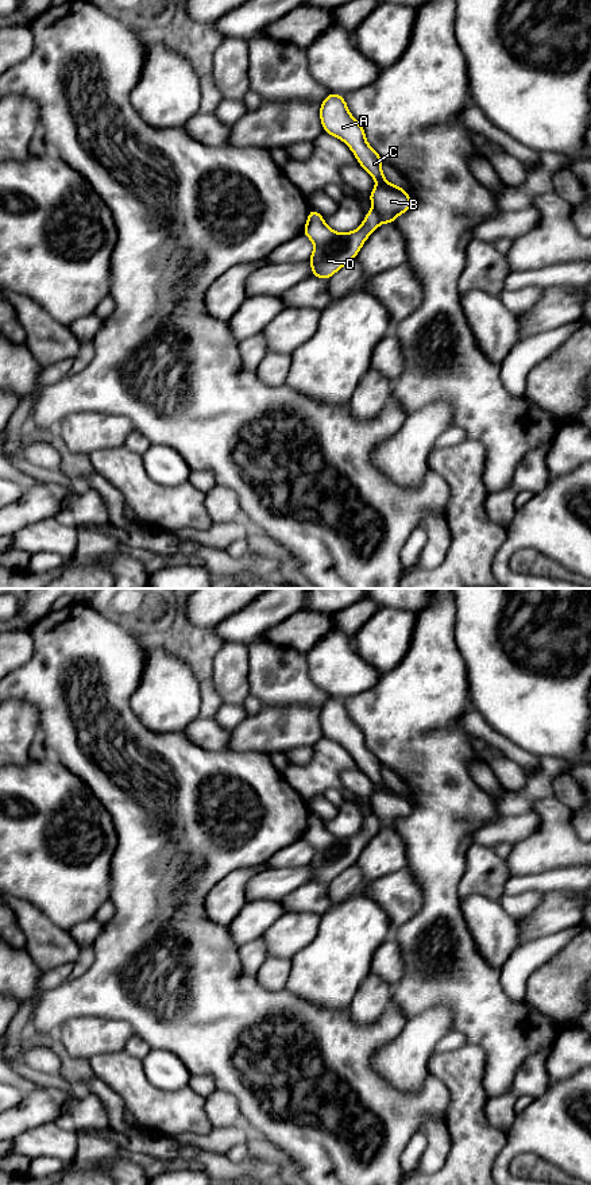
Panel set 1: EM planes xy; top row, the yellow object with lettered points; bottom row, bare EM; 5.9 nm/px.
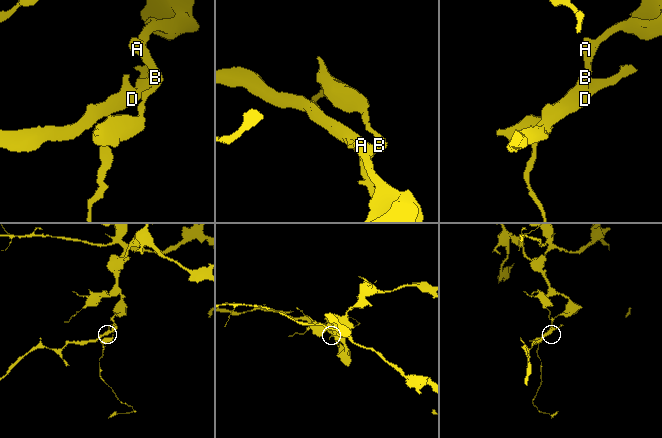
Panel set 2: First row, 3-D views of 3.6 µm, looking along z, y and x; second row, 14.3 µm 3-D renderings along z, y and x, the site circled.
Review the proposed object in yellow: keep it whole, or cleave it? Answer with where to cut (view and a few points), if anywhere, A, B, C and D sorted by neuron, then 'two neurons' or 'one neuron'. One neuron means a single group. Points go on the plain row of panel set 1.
xy (373, 813), (382, 826) | A B C / D | two neurons

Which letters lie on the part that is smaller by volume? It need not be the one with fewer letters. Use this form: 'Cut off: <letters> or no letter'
Cut off: D

